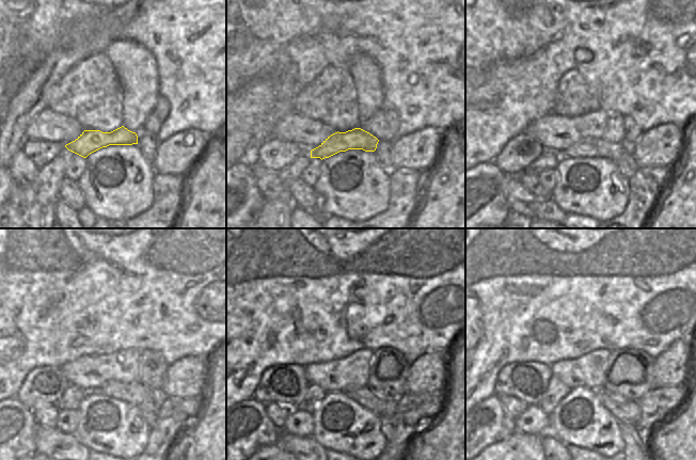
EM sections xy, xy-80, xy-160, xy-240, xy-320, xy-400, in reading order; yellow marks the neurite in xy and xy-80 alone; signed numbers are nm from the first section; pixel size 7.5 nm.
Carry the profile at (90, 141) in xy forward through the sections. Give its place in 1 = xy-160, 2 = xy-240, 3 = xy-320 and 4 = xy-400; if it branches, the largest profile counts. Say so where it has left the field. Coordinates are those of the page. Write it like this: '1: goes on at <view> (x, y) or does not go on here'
1: goes on at xy-160 (588, 147)
2: goes on at xy-240 (135, 393)
3: goes on at xy-320 (381, 406)
4: goes on at xy-400 (626, 412)

